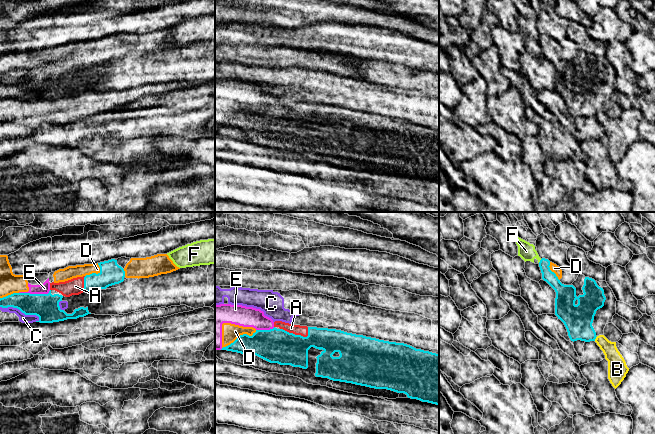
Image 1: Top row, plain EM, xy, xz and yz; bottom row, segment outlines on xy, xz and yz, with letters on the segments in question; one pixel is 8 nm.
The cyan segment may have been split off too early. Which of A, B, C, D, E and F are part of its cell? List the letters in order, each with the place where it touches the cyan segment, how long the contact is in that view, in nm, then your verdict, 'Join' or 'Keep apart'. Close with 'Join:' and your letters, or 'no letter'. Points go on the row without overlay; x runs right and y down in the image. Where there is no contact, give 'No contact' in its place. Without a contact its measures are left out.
A: Touches cyan at xz (294, 110). Shared border 240 nm. Keep apart
B: Touches cyan at yz (595, 114). Shared border 50 nm. Keep apart
C: Touches cyan at xy (21, 87). Shared border 340 nm. Keep apart
D: Touches cyan at xz (240, 111). Shared border 320 nm. Keep apart
E: Touches cyan at xy (34, 70). Shared border 260 nm. Keep apart
F: Touches cyan at yz (540, 37). Shared border 40 nm. Keep apart
Join: no letter

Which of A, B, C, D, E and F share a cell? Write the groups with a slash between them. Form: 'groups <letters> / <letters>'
groups A D E / B / C / F

